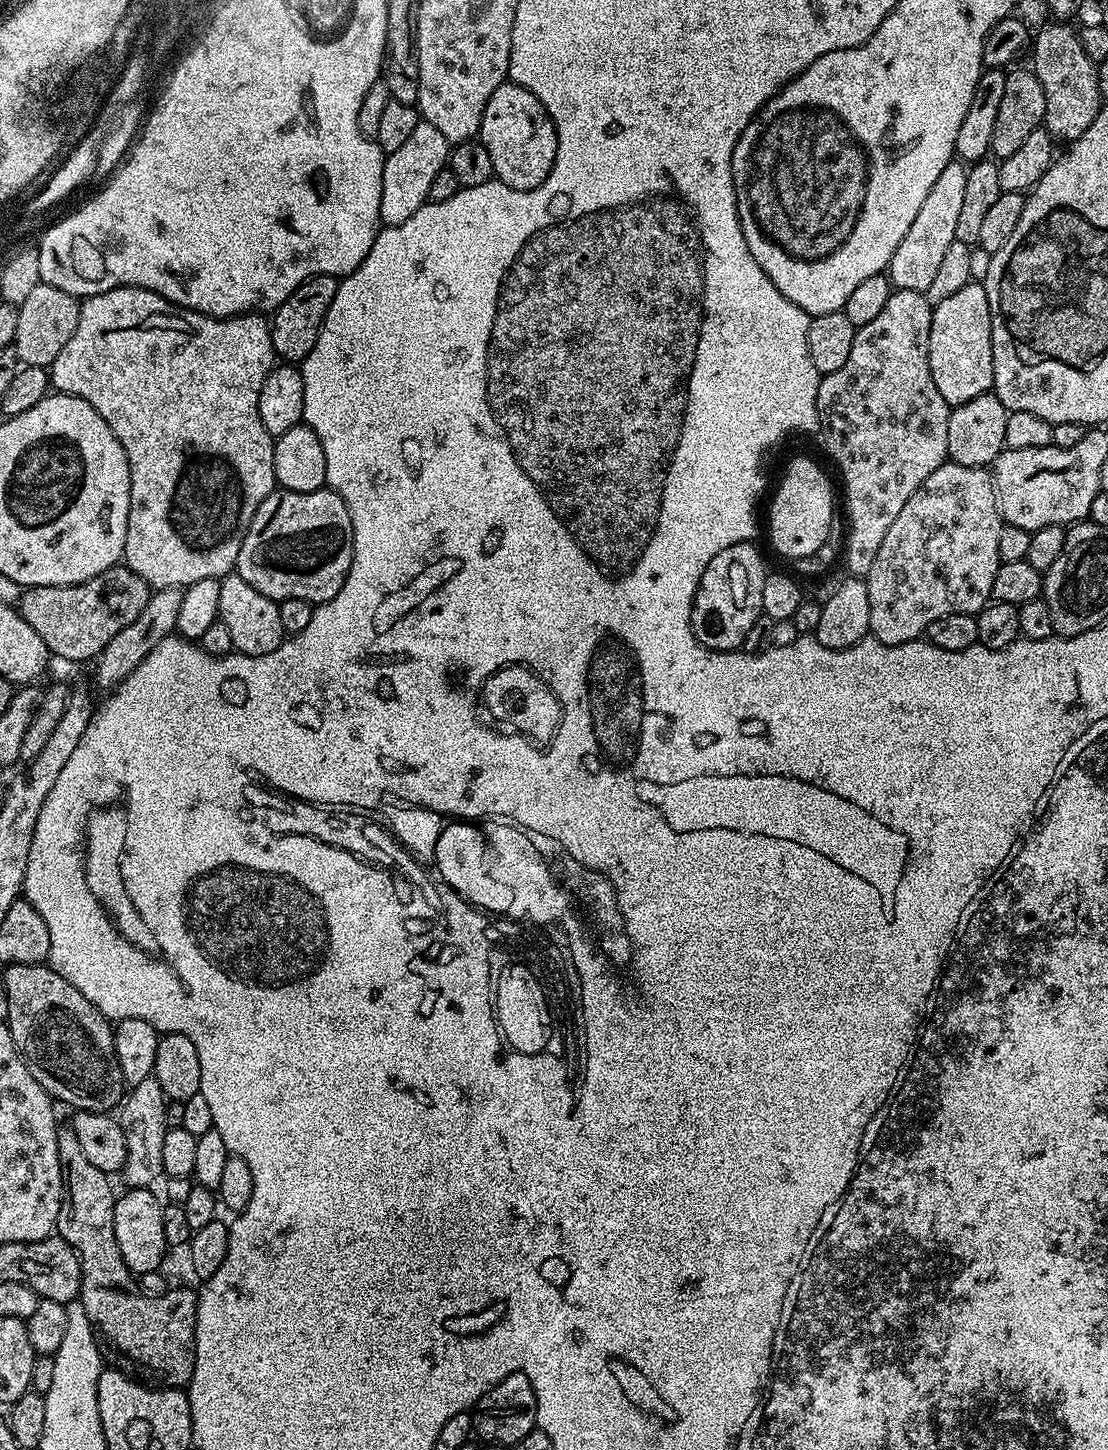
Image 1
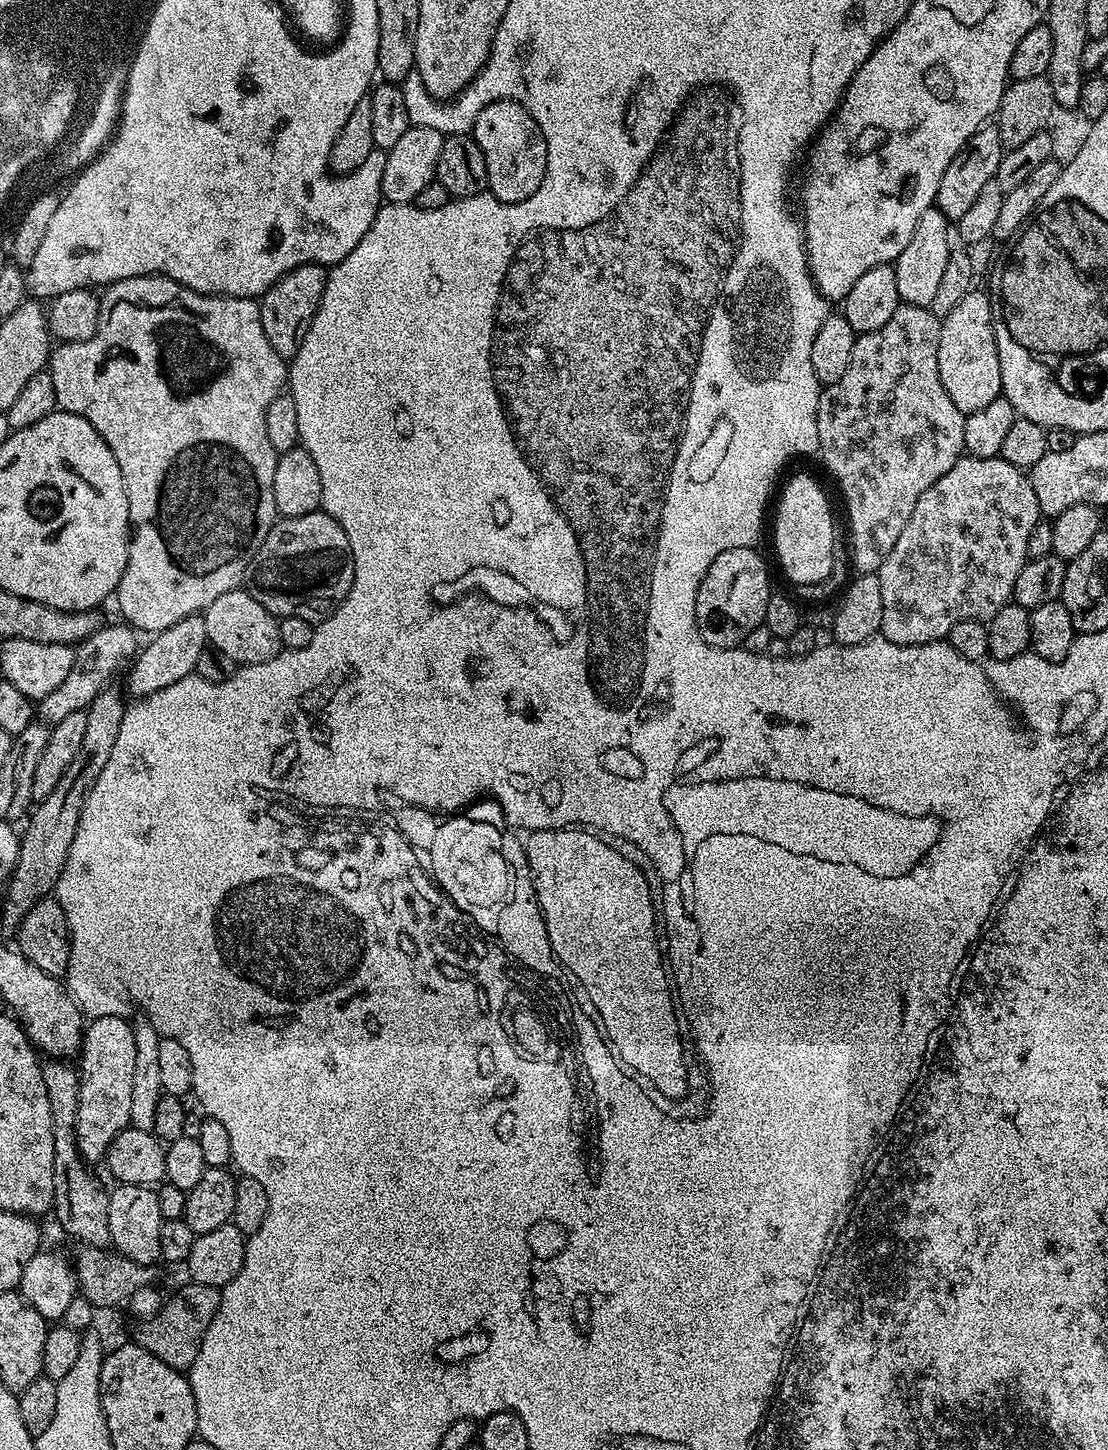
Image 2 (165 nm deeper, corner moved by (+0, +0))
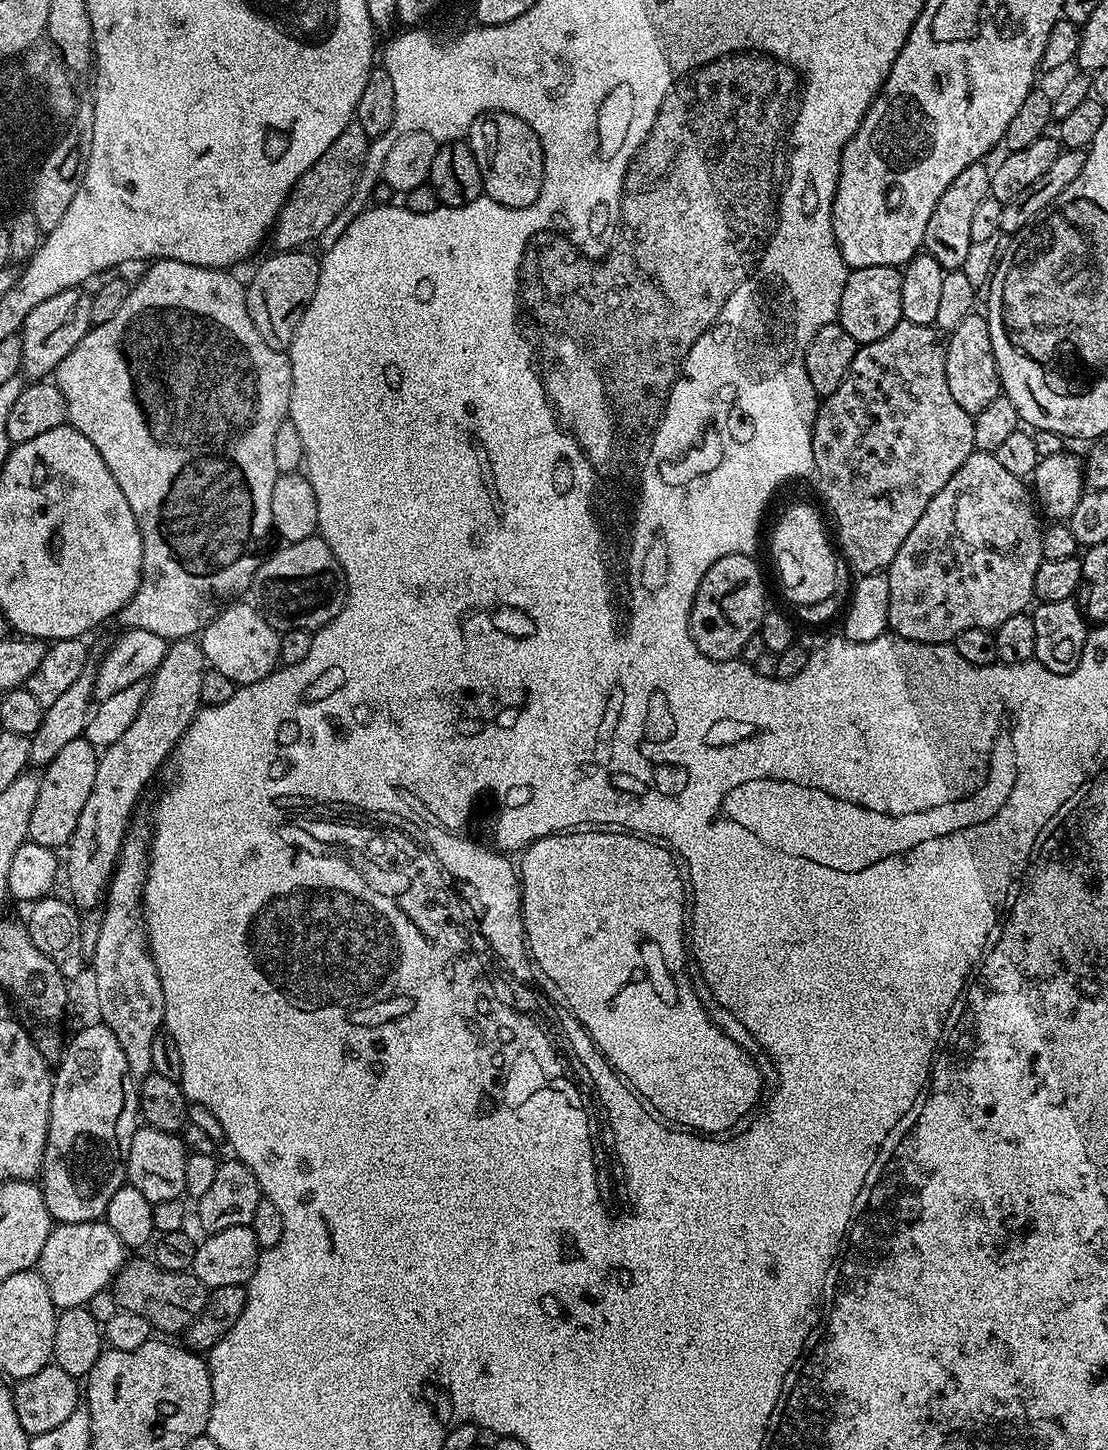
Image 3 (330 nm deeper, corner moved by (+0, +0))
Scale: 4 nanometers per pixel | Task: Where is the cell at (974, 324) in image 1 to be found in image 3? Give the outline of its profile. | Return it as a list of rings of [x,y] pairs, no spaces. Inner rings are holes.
[[[973,314],[962,318],[962,322],[958,322],[958,326],[947,333],[944,357],[950,395],[958,401],[962,410],[973,414],[981,412],[986,410],[986,406],[990,406],[990,402],[994,402],[994,398],[1002,395],[994,346],[990,342],[988,321],[983,315]]]

